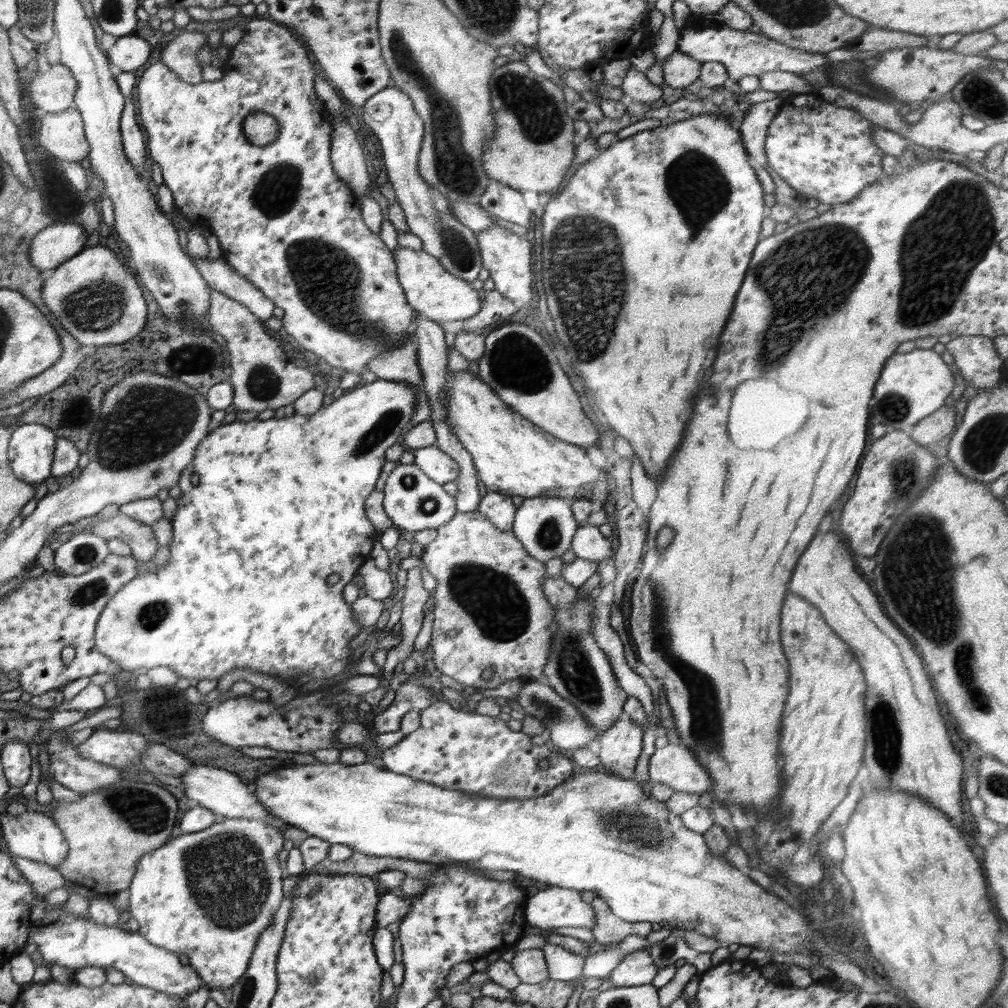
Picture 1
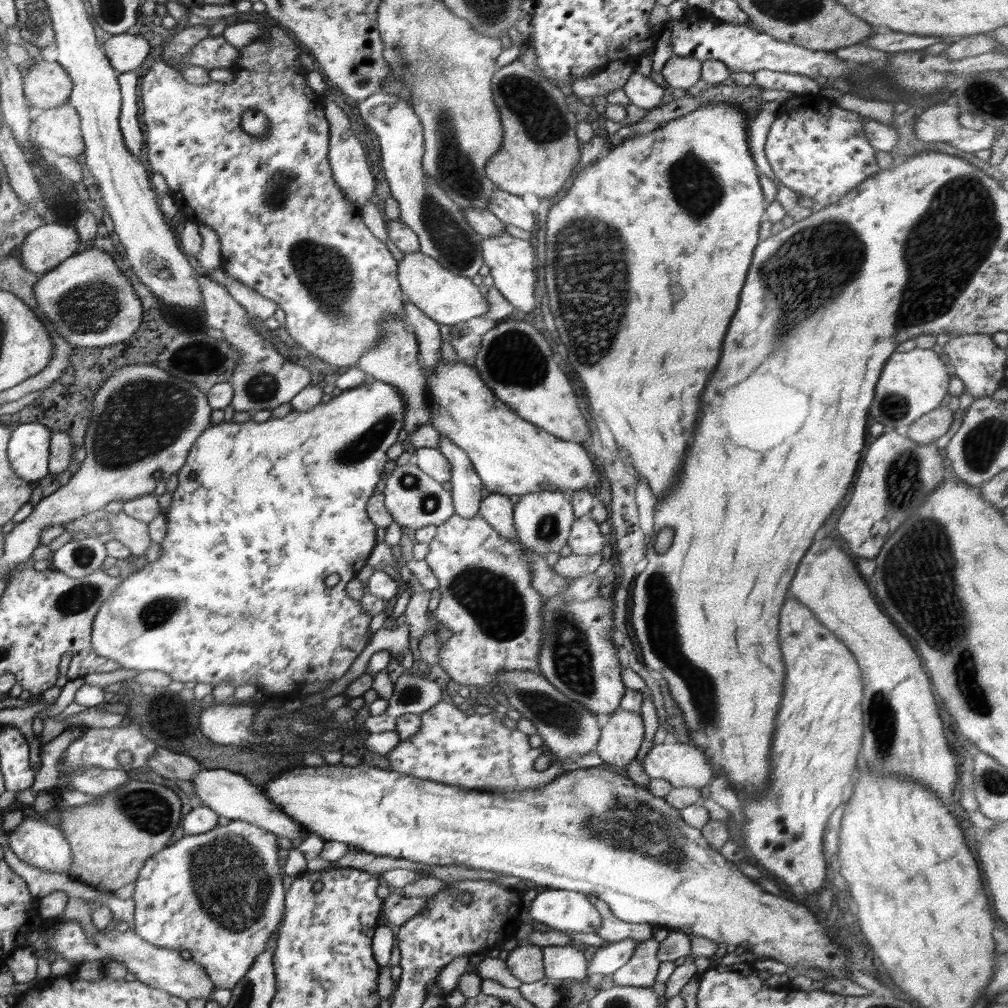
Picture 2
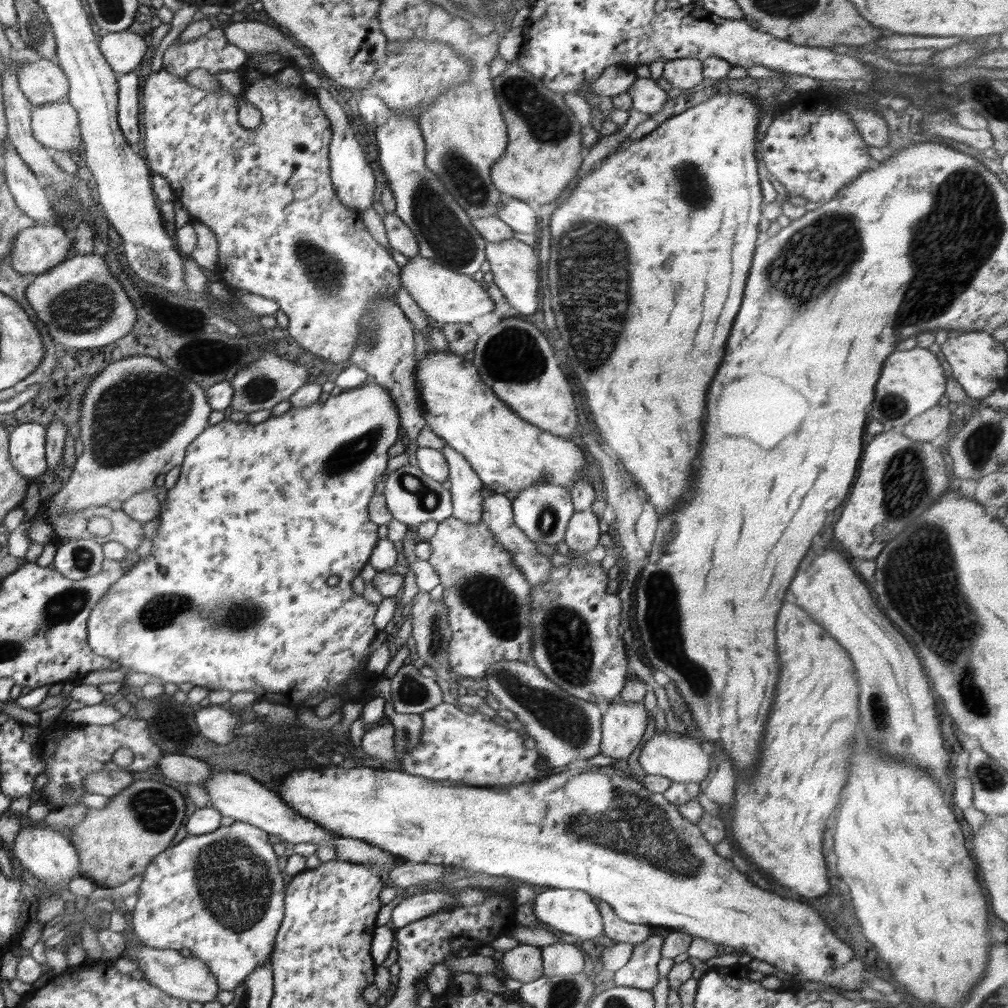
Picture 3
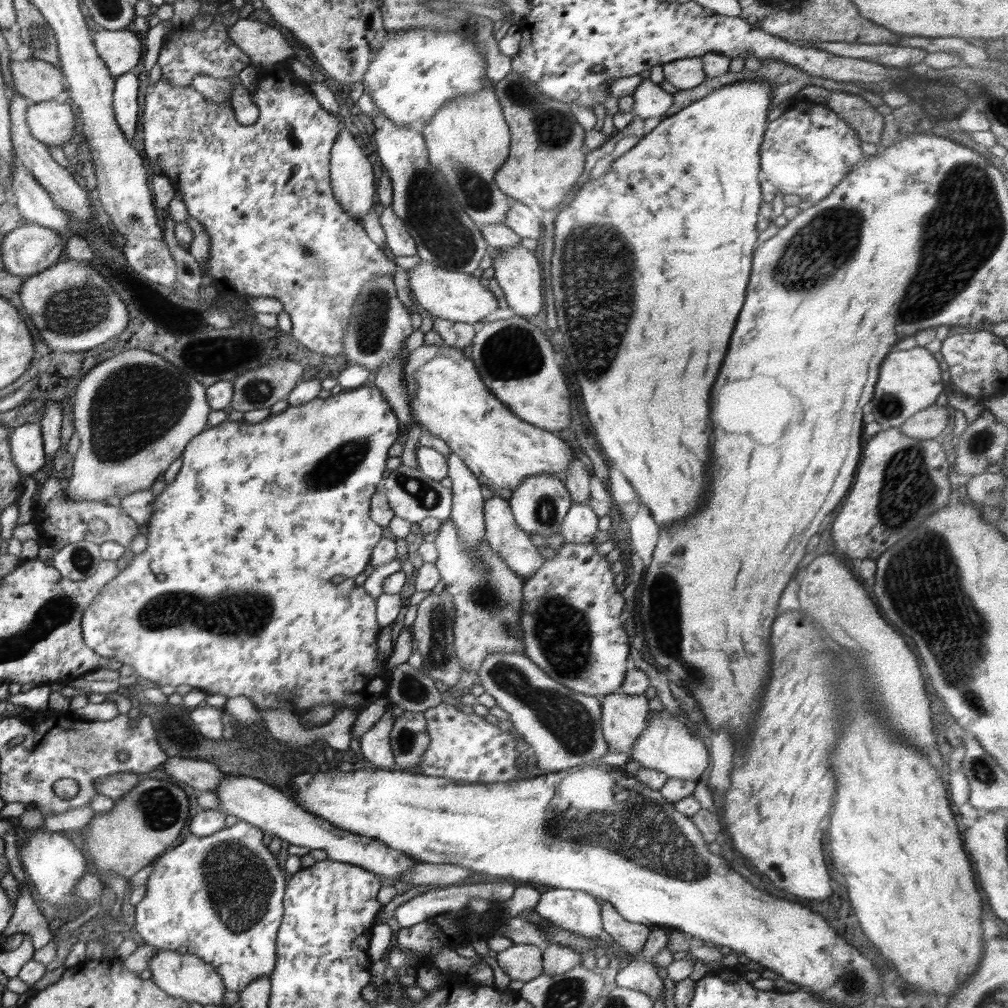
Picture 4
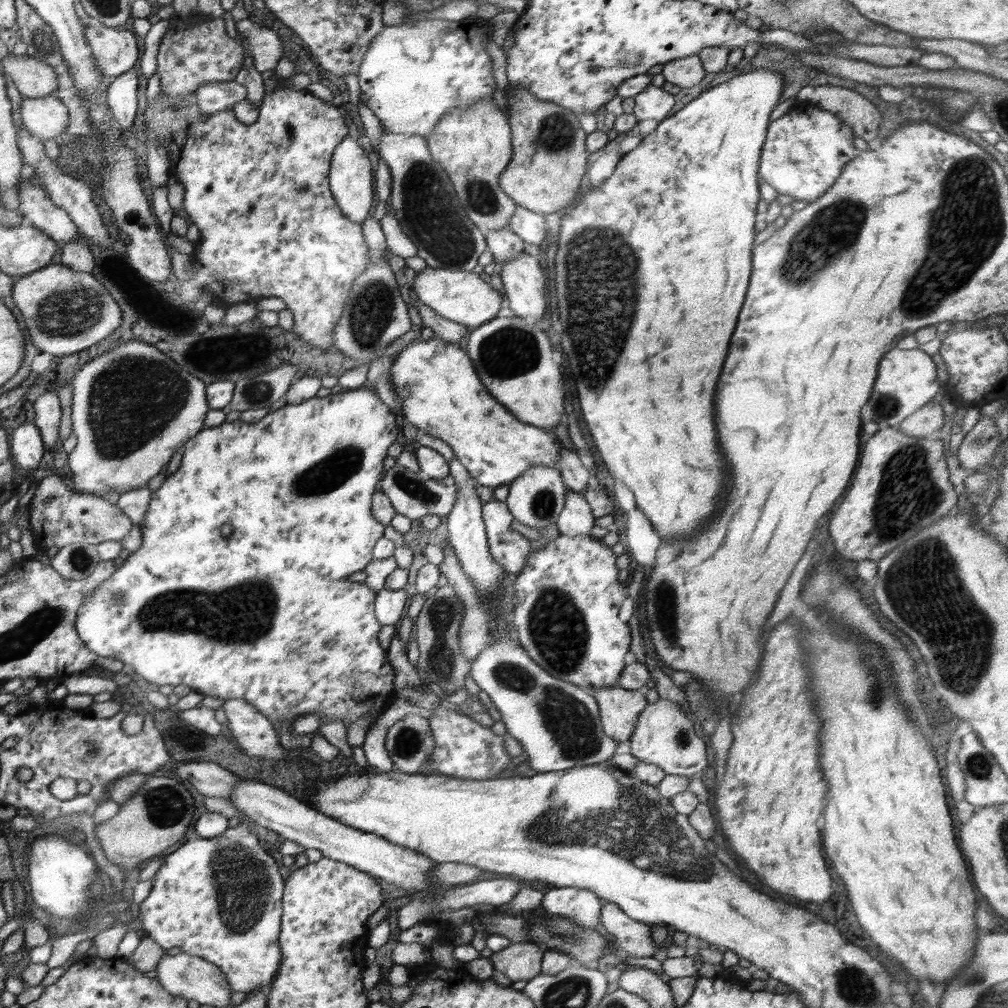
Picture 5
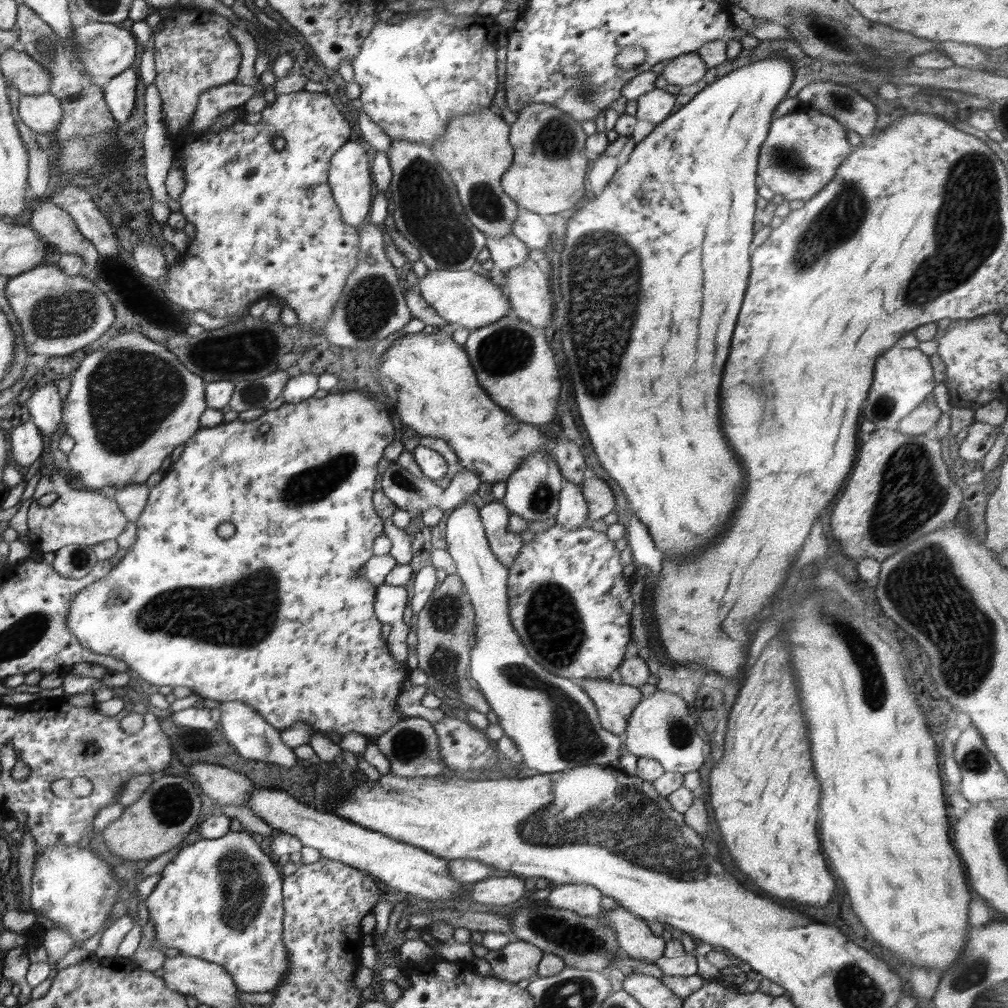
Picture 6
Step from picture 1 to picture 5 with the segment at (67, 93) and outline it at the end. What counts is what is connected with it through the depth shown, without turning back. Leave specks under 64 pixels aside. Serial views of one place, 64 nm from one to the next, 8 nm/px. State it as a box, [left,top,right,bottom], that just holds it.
[1,53,56,98]

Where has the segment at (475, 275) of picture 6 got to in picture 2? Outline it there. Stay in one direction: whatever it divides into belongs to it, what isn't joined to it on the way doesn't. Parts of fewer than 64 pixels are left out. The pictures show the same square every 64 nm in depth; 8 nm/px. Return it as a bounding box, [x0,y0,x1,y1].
[397,251,489,328]

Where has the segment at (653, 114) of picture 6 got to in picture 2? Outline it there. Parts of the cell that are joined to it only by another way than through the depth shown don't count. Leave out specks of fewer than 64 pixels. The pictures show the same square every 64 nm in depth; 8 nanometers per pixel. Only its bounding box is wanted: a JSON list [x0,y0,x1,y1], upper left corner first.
[622,72,664,110]

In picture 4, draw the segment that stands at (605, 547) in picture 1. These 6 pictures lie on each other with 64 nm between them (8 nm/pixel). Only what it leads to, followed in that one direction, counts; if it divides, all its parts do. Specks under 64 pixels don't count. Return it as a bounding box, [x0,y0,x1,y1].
[559,501,598,544]

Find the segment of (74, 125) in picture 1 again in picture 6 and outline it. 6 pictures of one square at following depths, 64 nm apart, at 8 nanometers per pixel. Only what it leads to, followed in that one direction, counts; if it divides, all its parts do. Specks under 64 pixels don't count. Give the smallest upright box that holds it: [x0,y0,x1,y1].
[18,94,63,135]

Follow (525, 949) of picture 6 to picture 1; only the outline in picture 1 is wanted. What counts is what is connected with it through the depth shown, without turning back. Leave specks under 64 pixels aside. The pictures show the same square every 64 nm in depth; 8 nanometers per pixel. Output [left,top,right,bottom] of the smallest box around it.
[510,949,549,985]

